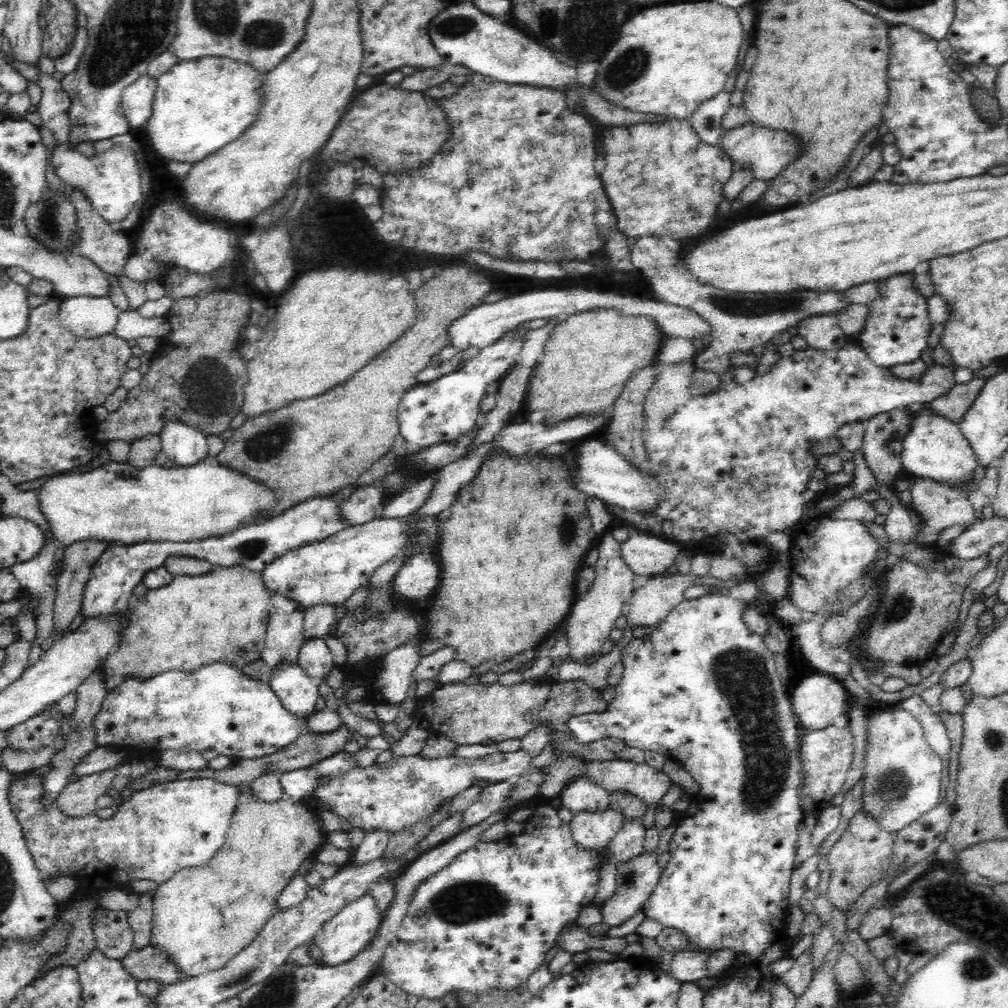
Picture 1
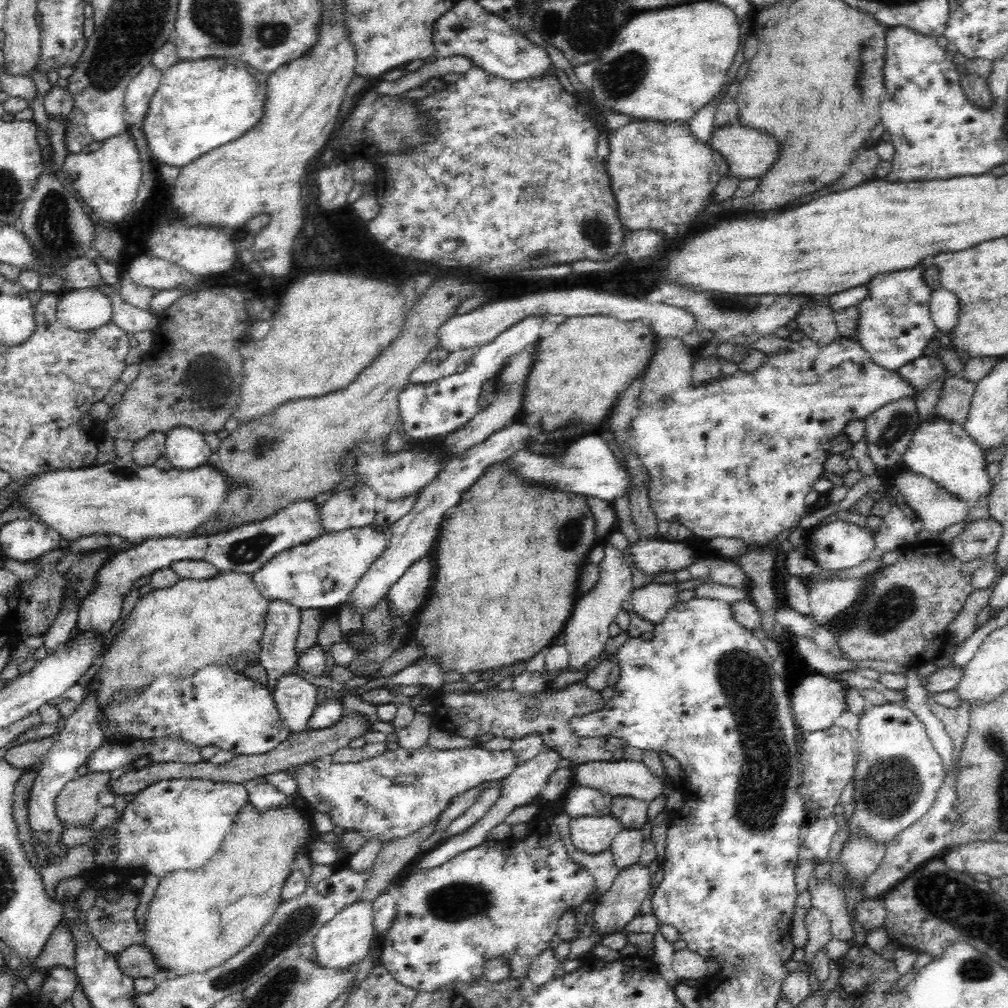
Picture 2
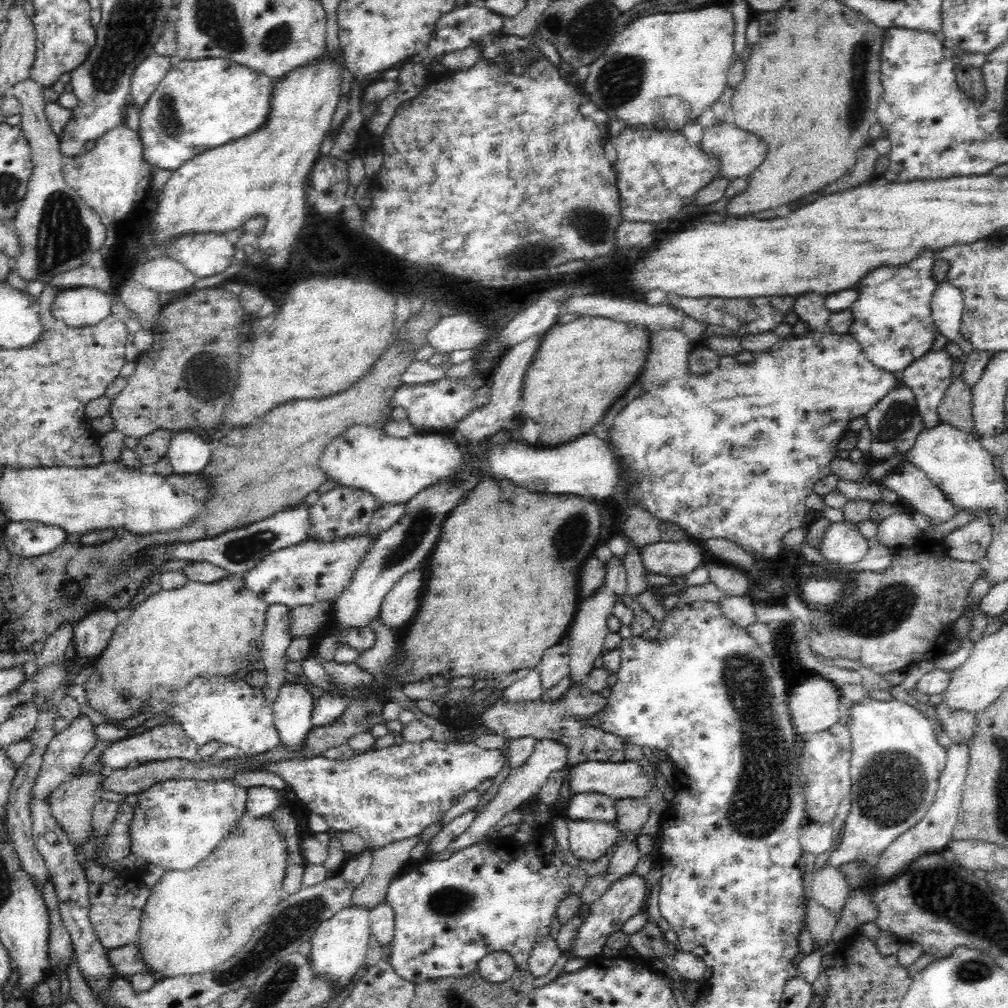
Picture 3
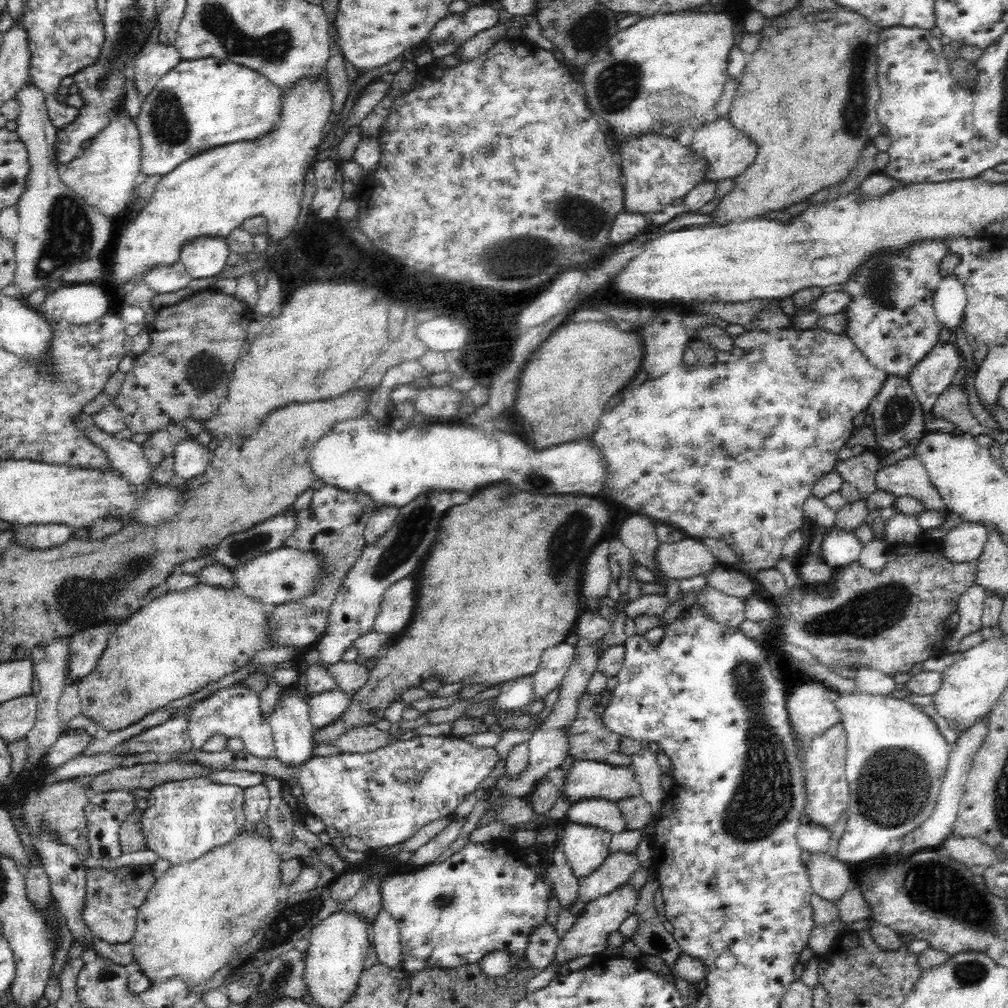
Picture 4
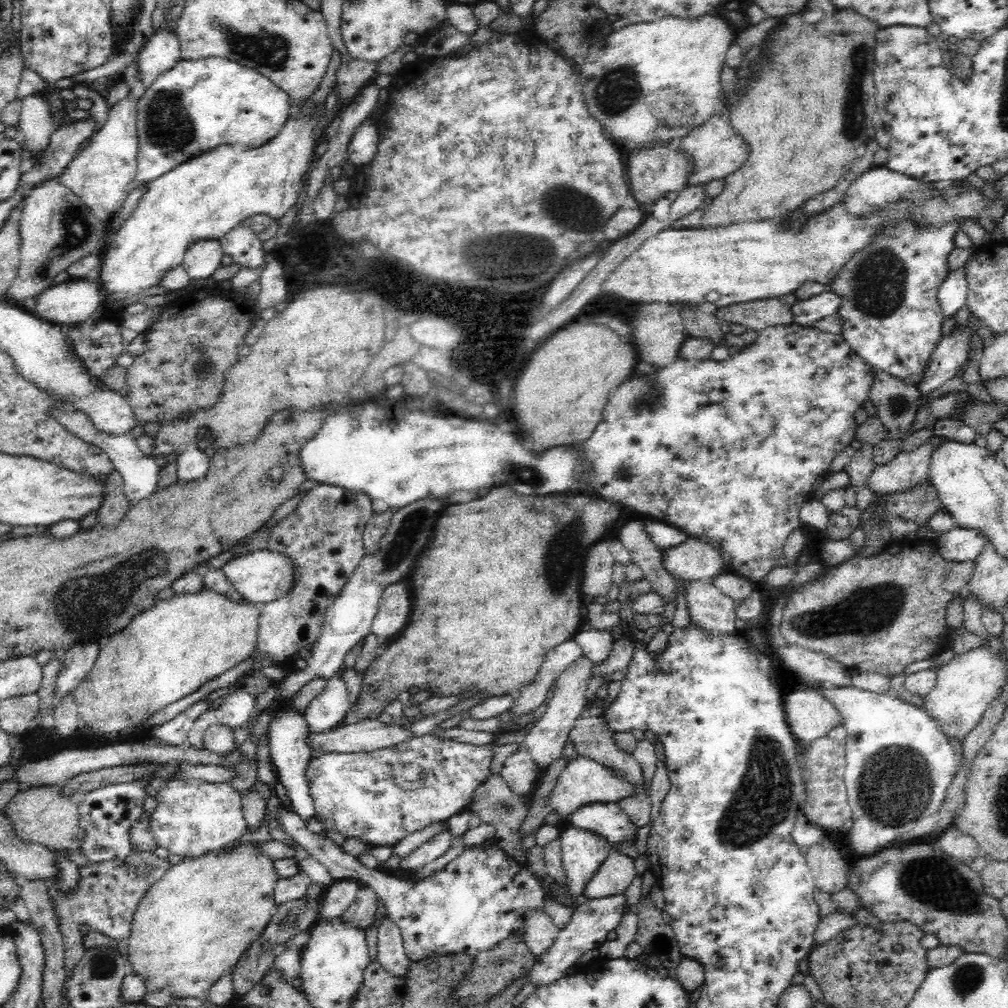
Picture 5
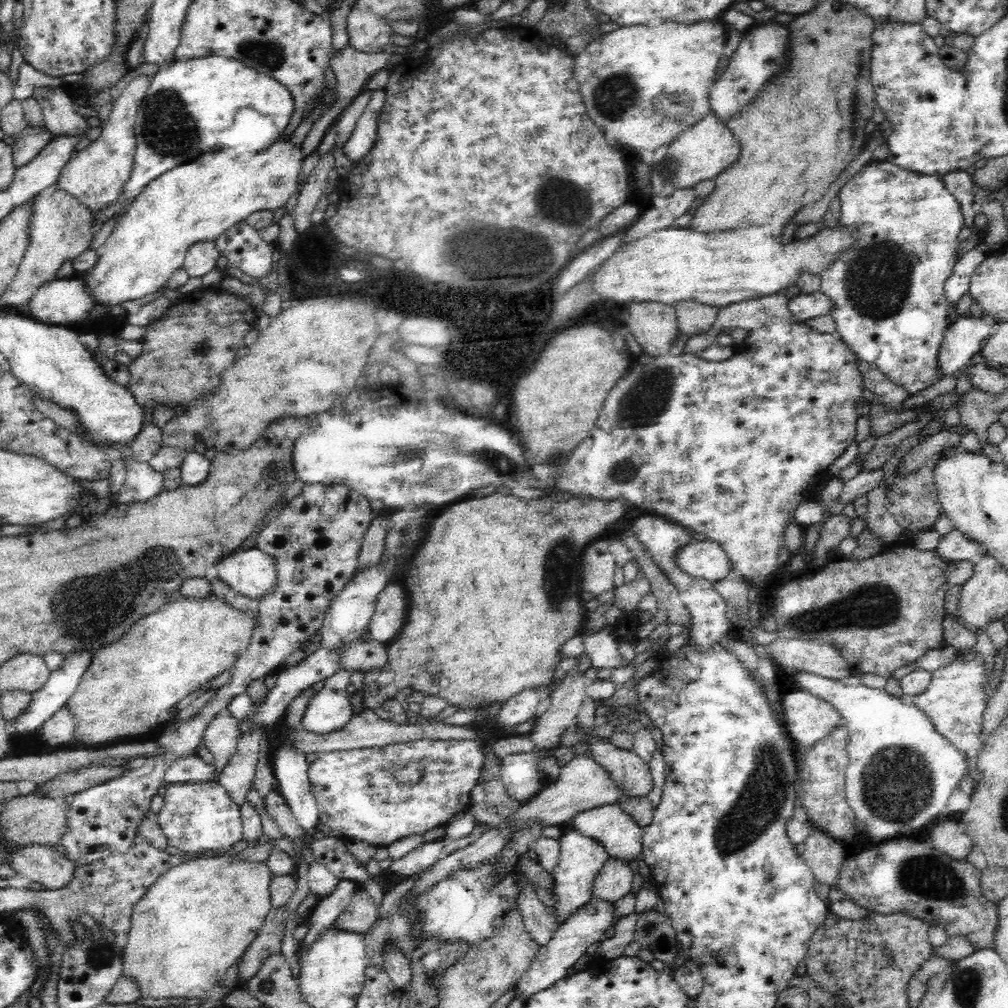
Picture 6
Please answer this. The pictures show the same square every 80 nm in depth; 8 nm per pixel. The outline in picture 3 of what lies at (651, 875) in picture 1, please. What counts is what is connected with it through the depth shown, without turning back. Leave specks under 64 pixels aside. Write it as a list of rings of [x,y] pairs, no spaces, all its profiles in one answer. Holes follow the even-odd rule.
[[[628,873],[619,881],[613,882],[605,894],[590,905],[590,915],[582,920],[581,927],[568,953],[570,958],[591,959],[600,955],[605,945],[609,944],[612,932],[618,932],[628,918],[642,912],[646,895],[646,880],[636,873]]]

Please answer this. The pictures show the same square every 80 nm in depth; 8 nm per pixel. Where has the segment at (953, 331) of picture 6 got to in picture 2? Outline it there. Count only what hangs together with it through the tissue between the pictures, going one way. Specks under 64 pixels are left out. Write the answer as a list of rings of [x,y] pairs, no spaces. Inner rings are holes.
[[[922,356],[912,363],[902,365],[897,373],[916,389],[916,406],[920,419],[936,418],[935,406],[938,402],[945,378],[950,373],[939,356]]]

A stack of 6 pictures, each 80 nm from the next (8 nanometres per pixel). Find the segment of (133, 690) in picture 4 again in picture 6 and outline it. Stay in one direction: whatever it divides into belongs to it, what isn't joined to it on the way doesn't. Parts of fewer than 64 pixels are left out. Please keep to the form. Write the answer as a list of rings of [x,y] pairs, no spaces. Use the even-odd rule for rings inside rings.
[[[216,595],[168,600],[158,612],[152,612],[150,616],[144,616],[144,620],[132,624],[128,634],[93,652],[92,662],[86,668],[76,692],[73,692],[66,704],[68,711],[74,716],[73,720],[78,720],[78,728],[73,730],[74,740],[96,746],[120,742],[124,736],[148,734],[160,724],[158,712],[170,710],[178,700],[186,698],[191,692],[209,683],[212,678],[231,669],[248,648],[254,629],[252,613],[240,611]]]

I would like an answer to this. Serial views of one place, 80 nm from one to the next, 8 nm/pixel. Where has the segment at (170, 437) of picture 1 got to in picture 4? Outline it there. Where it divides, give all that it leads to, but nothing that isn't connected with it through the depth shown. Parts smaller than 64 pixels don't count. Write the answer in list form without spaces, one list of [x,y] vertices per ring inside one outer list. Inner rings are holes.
[[[194,438],[175,447],[172,457],[177,479],[186,482],[206,470],[211,458],[206,445],[205,438]]]

